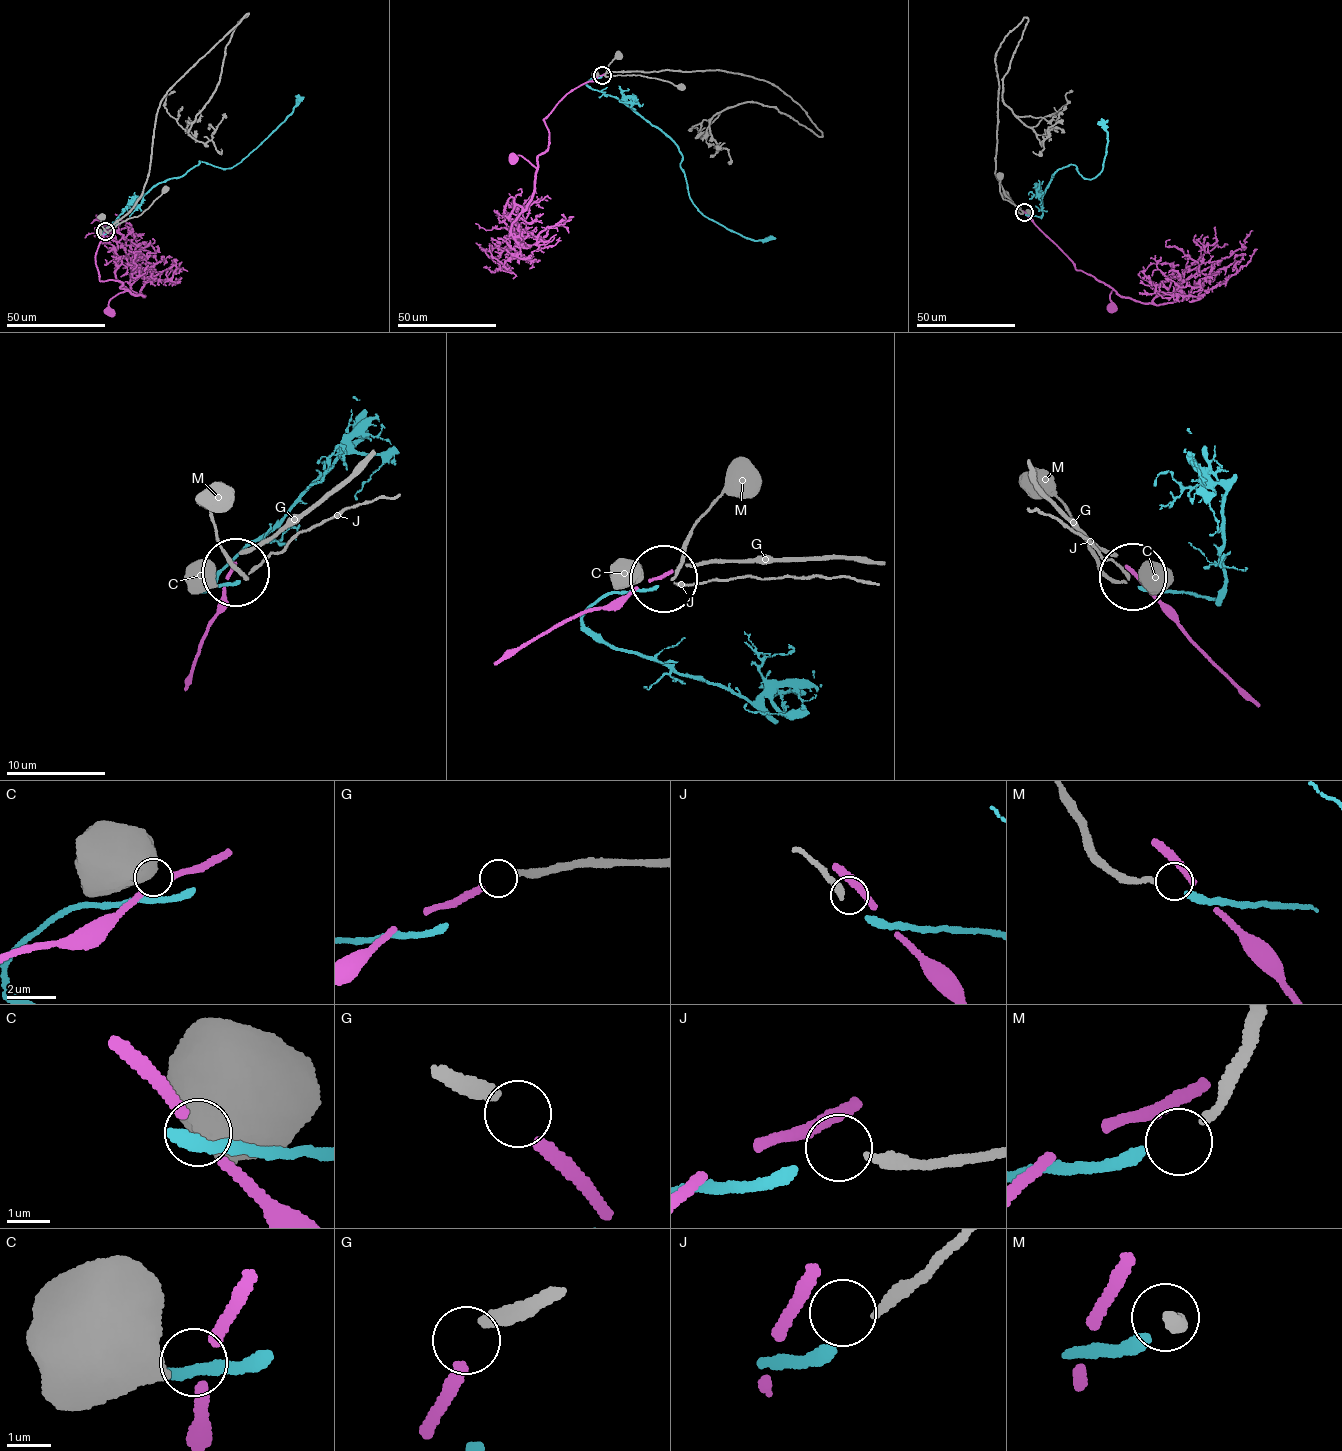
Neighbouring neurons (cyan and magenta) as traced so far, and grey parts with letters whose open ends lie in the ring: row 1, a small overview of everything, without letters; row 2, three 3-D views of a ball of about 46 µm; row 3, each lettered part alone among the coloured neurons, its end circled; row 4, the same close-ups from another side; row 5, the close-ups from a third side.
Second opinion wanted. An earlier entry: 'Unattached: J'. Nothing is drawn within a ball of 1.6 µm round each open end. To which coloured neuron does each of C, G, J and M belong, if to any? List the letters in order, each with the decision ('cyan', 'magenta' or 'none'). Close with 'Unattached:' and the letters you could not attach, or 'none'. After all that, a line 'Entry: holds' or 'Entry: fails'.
C: none
G: magenta
J: none
M: cyan
Unattached: C, J
Entry: fails

